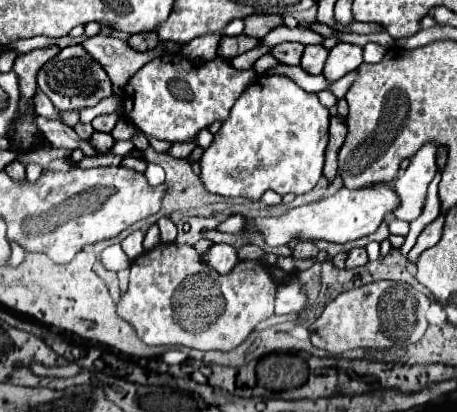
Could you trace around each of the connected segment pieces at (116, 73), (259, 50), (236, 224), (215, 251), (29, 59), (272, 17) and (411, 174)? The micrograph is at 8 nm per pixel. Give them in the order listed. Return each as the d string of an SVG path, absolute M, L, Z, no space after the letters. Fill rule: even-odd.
M102 33L84 39L80 45L104 67L104 71L112 79L116 95L122 95L124 85L140 67L144 67L148 61L164 53L160 47L140 53L140 51L130 49L128 43L112 35L102 35Z
M257 46L254 49L231 59L230 63L238 70L250 69L252 67L252 63L255 63L258 58L267 54L270 49L271 47L268 46Z
M232 215L228 217L224 223L218 225L218 231L226 231L226 233L242 233L248 227L248 219L242 215Z
M212 245L208 253L204 253L204 259L208 259L208 263L218 269L218 273L228 273L236 263L238 263L238 255L236 249L232 245Z
M44 47L44 49L34 49L30 53L24 53L24 55L18 55L16 61L14 61L14 71L16 75L20 77L20 91L22 91L22 99L28 101L38 85L36 85L36 75L40 71L40 67L52 59L60 49L58 47Z
M252 14L250 17L244 19L246 23L246 29L244 33L248 37L254 37L254 39L262 39L264 35L268 35L272 29L284 25L282 17L278 14Z
M424 143L424 147L420 147L420 151L410 157L410 165L404 175L396 179L394 189L402 201L400 207L394 211L396 219L410 223L420 215L428 183L436 173L436 149L436 143Z

